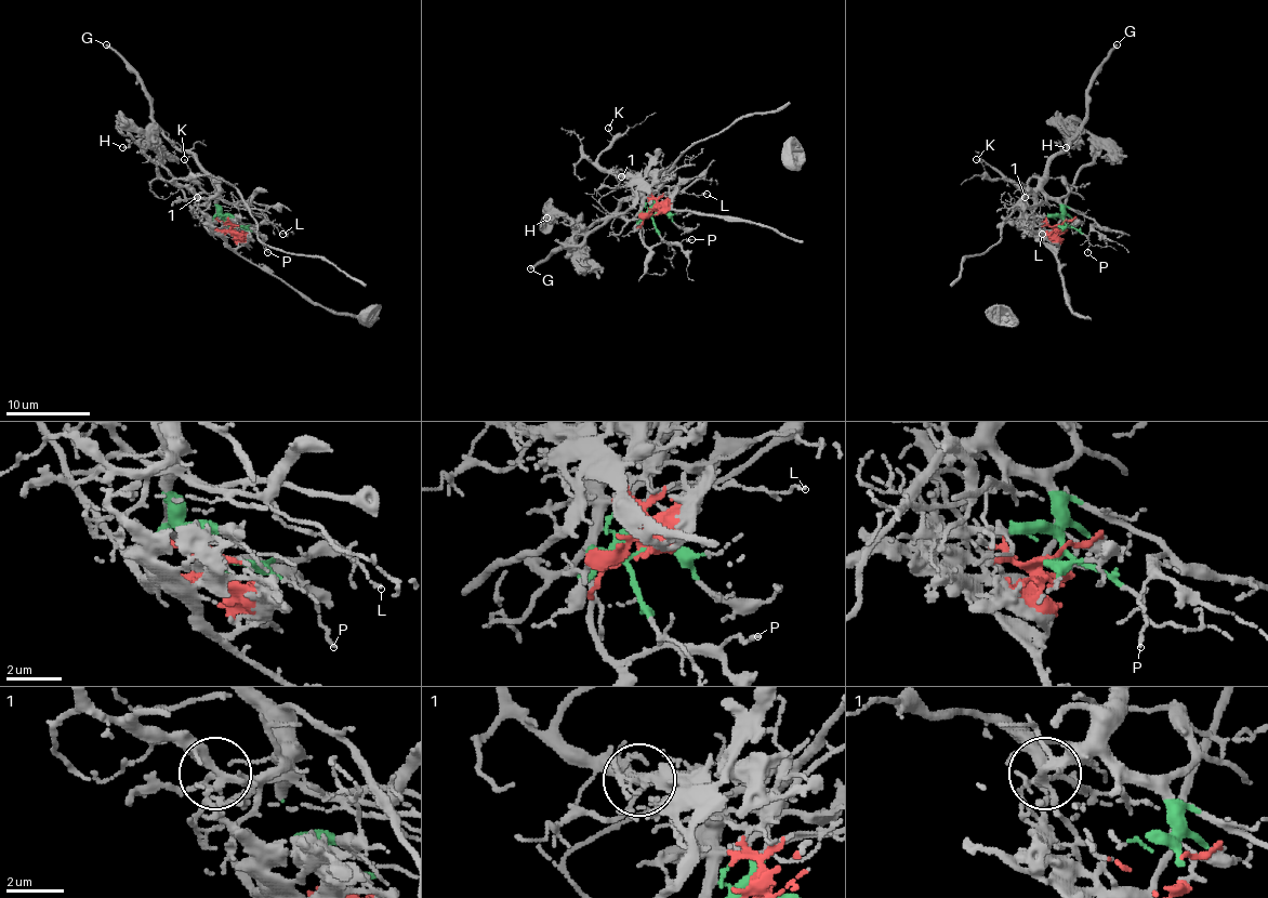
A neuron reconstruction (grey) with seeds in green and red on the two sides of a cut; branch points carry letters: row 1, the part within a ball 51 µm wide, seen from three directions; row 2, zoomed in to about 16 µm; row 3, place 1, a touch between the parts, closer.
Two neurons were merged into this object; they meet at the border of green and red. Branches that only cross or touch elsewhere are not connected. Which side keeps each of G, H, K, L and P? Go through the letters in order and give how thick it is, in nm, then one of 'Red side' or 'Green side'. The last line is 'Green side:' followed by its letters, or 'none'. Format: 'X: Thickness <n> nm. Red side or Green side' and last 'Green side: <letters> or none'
G: Thickness 260 nm. Green side
H: Thickness 170 nm. Red side
K: Thickness 110 nm. Green side
L: Thickness 90 nm. Green side
P: Thickness 110 nm. Green side
Green side: G, K, L, P

